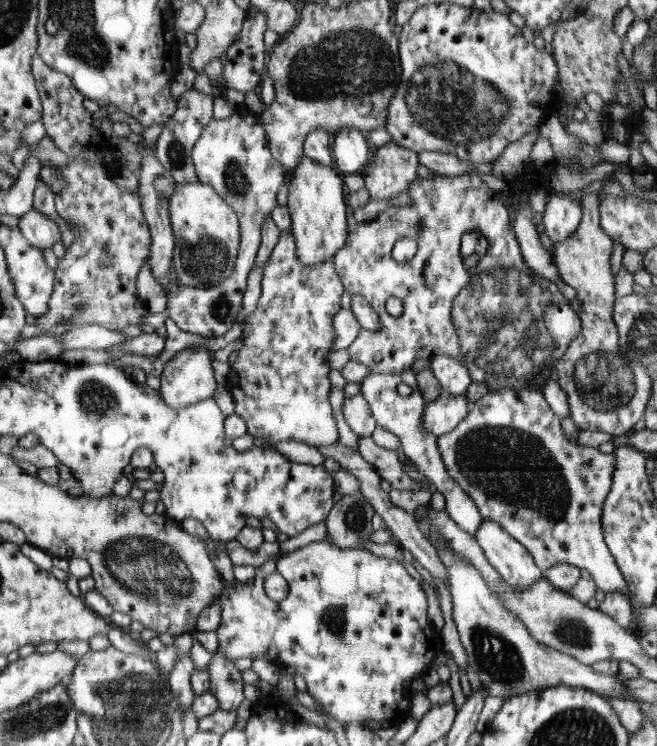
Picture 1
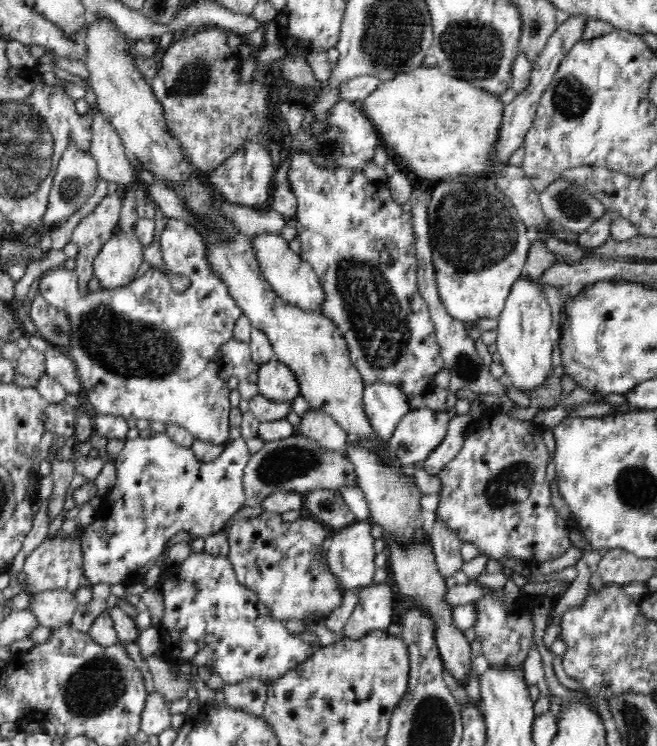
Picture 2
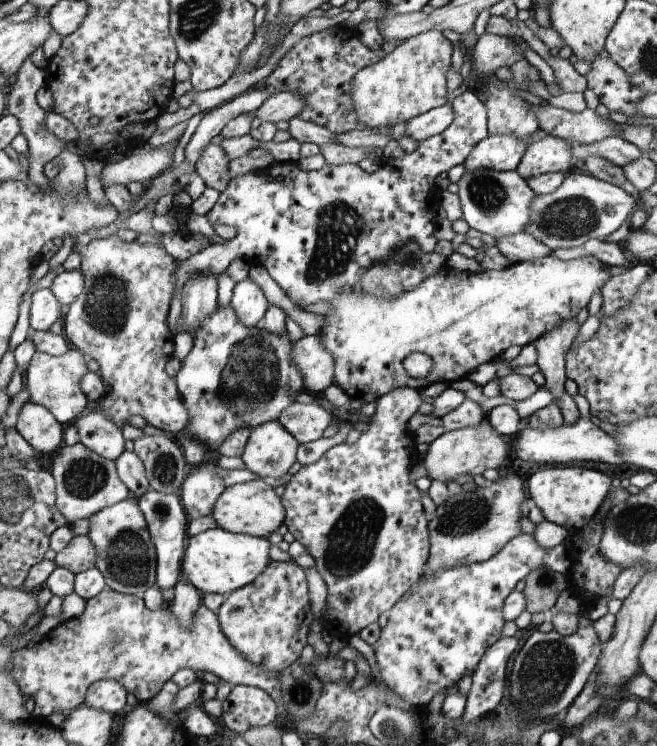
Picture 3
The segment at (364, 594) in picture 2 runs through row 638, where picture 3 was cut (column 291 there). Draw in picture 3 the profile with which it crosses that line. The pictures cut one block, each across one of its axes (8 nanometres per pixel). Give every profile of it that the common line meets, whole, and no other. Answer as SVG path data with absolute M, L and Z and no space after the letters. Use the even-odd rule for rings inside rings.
M311 335L294 344L291 357L303 374L308 392L318 394L334 384L336 364L333 354L323 345L319 335Z

